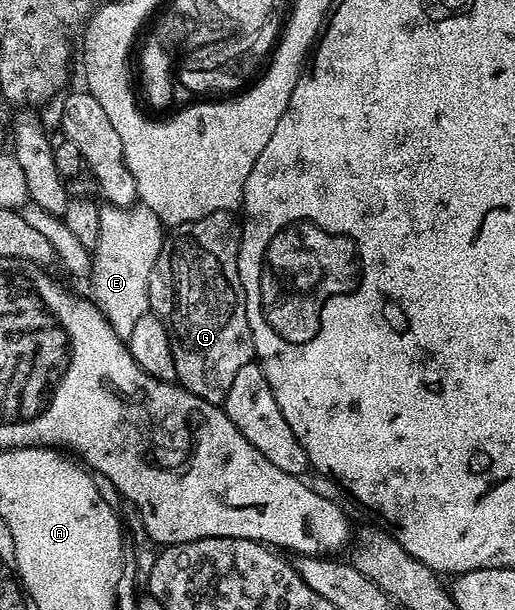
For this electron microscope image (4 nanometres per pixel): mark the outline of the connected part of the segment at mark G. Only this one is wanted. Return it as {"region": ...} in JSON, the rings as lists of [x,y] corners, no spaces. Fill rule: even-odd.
{"region":[[[215,212],[194,222],[175,225],[164,237],[164,245],[154,262],[154,270],[150,270],[148,283],[148,306],[151,315],[157,316],[168,331],[176,380],[180,387],[206,402],[218,405],[223,405],[226,394],[230,394],[234,374],[238,374],[242,366],[253,363],[256,354],[246,314],[246,294],[238,274],[242,224],[234,217],[232,212]]]}

